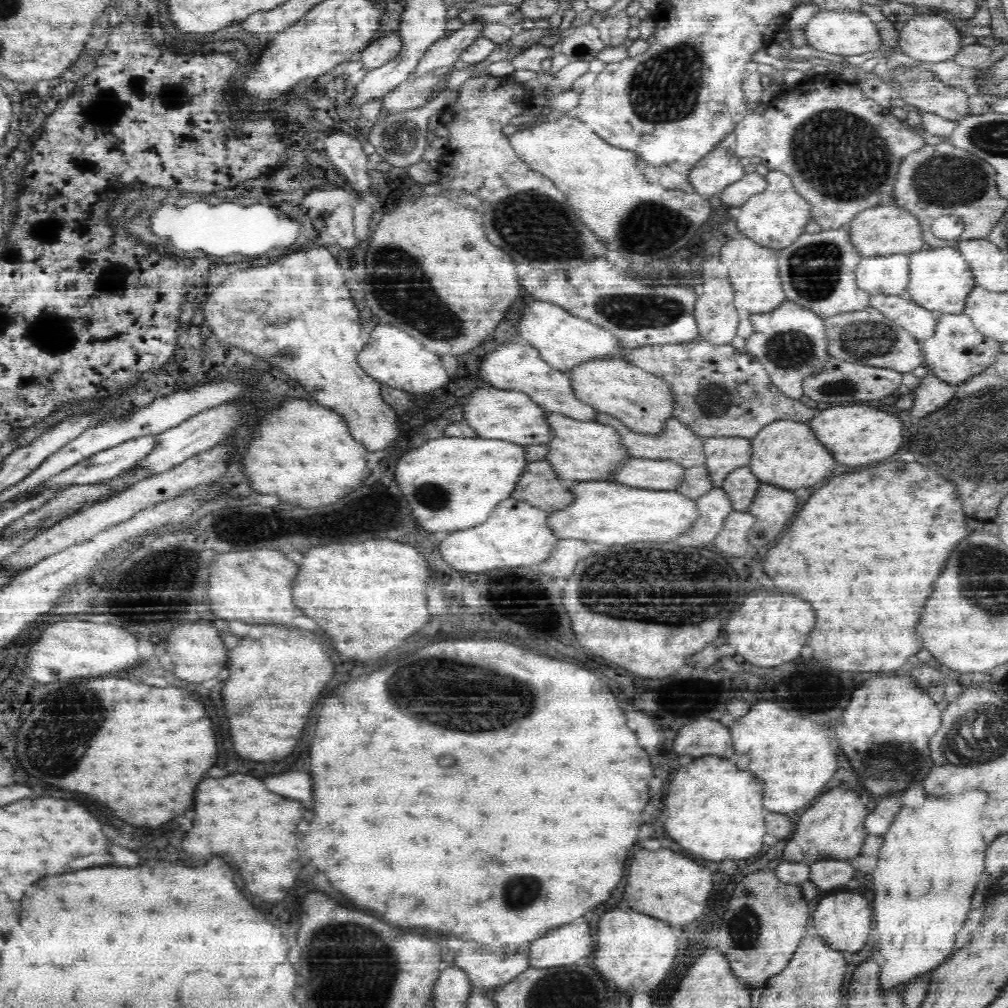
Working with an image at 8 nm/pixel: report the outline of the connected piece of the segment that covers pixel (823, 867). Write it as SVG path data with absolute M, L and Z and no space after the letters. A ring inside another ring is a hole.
M825 857L814 860L810 868L809 880L814 882L821 892L846 885L849 880L855 878L857 871L855 861L847 858Z

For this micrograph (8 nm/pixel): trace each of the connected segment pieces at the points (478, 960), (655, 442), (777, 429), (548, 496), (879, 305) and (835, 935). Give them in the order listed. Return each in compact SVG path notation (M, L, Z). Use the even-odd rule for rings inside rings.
M466 942L456 954L454 964L466 973L472 990L487 991L516 978L529 967L524 954L506 954L502 958L488 954L482 944Z
M595 411L592 414L592 421L602 425L612 427L617 435L620 449L630 457L640 457L652 460L670 462L686 469L690 466L702 465L704 462L704 453L701 452L701 440L703 438L696 437L686 425L676 420L673 416L664 420L664 426L658 432L642 432L640 430L632 430L631 426L624 424L619 418L606 414L605 412Z
M786 419L768 423L760 428L756 436L749 439L750 451L747 467L752 476L761 483L774 485L778 489L794 491L800 487L812 486L826 478L834 460L830 454L808 434L808 425Z
M528 460L524 462L524 468L520 470L520 476L516 478L516 484L514 484L510 496L546 512L558 510L558 508L569 502L566 483L556 476L546 460Z
M872 294L869 306L918 340L933 334L935 313L910 302L904 295Z
M845 891L837 894L827 894L822 897L817 903L812 918L820 938L828 944L828 948L858 952L866 944L866 936L871 931L872 911L870 902L864 896Z

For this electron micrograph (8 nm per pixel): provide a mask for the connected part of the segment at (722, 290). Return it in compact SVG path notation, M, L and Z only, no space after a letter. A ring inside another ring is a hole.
M710 278L702 284L694 304L699 334L713 343L730 344L736 336L740 311L733 304L729 280Z

